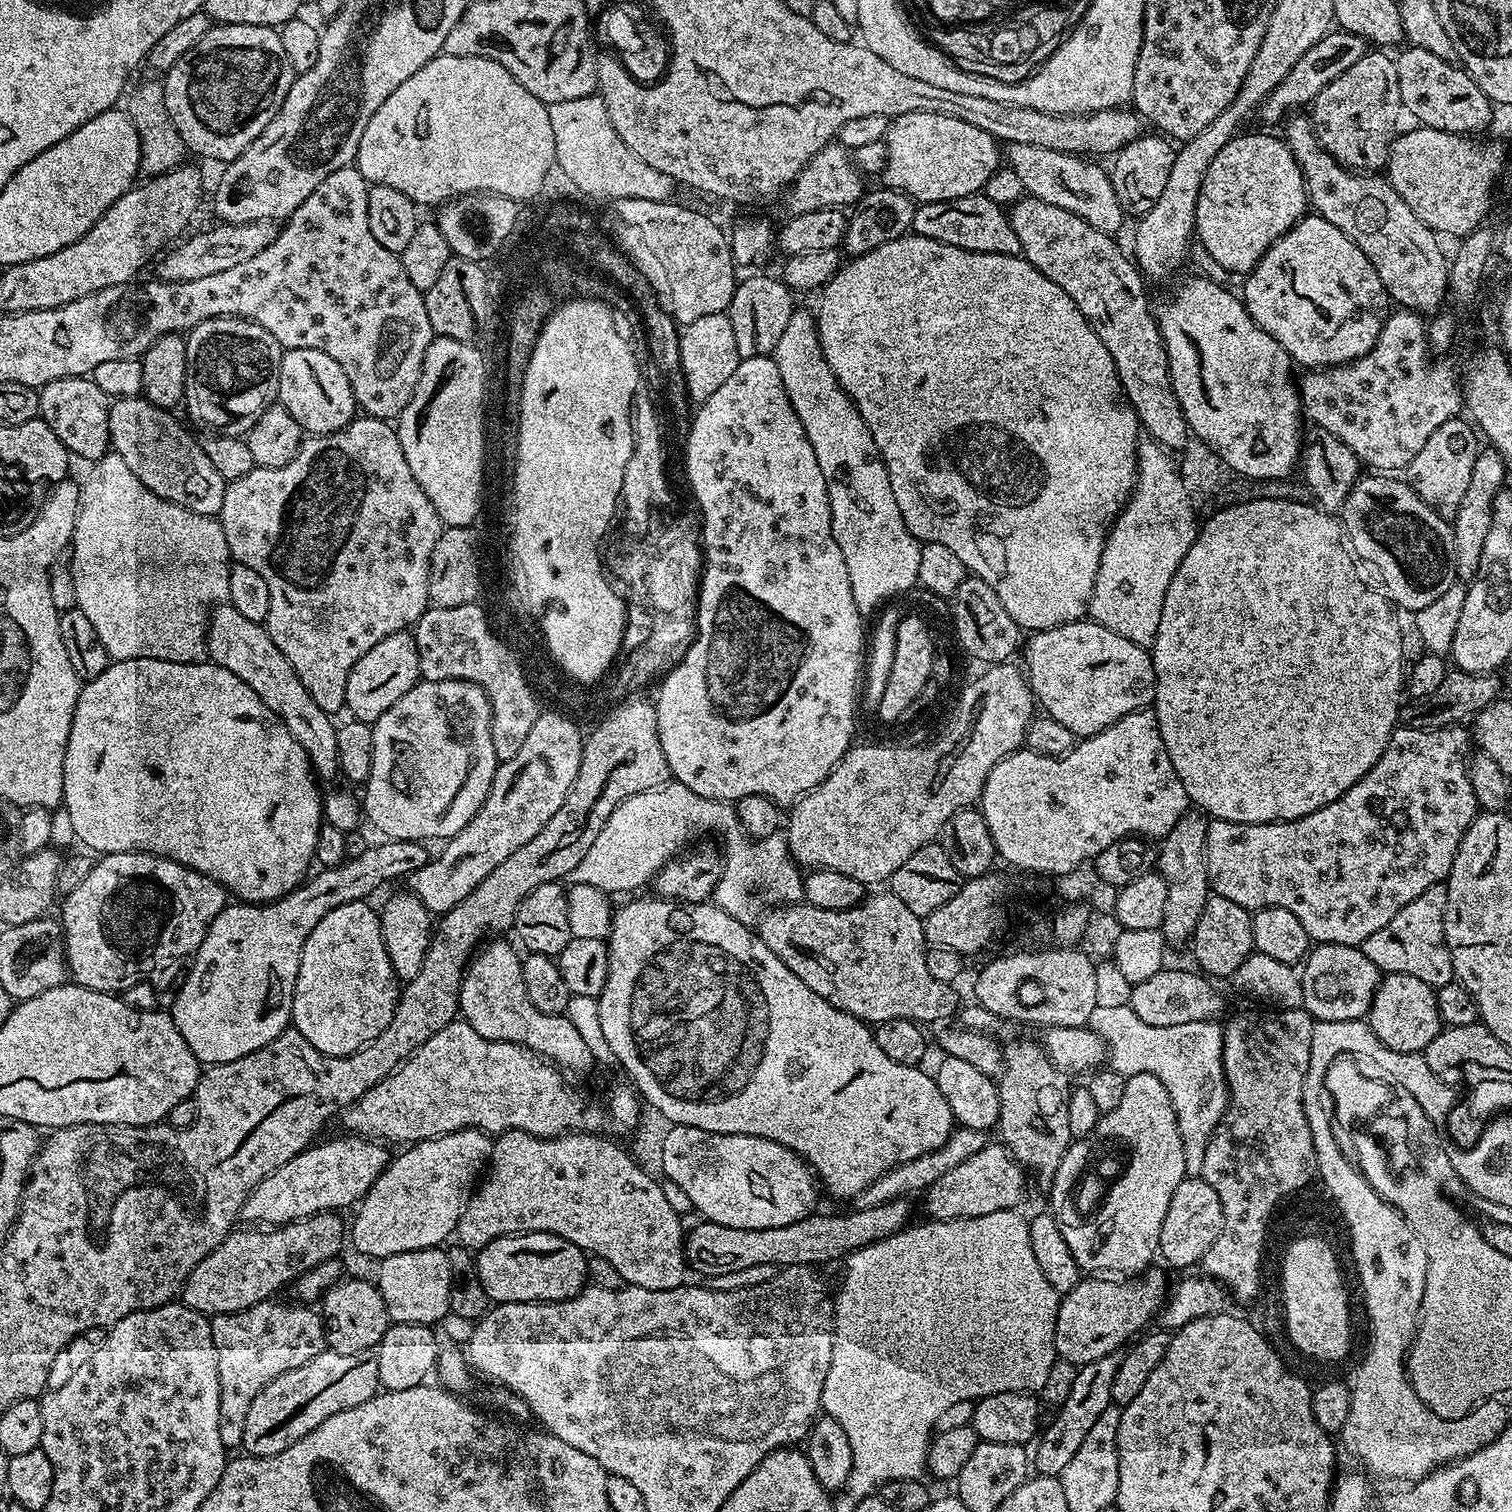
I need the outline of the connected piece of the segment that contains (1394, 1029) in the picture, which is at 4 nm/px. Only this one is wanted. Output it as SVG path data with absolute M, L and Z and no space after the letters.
M1387 973L1374 994L1374 1002L1366 1017L1366 1023L1379 1040L1390 1046L1392 1052L1423 1053L1424 1048L1434 1042L1442 1029L1436 989L1419 978L1410 978L1410 974Z

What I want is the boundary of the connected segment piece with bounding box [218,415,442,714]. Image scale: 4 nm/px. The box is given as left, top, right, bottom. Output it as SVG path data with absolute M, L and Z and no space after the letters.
M365 415L357 418L342 430L331 432L325 436L309 435L301 444L298 454L286 462L286 466L277 468L255 467L237 480L227 481L222 498L222 510L218 517L222 530L226 534L227 551L231 559L238 564L250 566L250 570L258 570L266 587L270 590L270 614L266 627L274 646L286 654L286 662L298 674L302 686L310 690L310 698L322 706L330 714L336 714L339 708L345 707L346 682L350 678L350 670L354 670L354 662L366 654L382 638L390 638L390 634L411 629L420 621L420 615L430 607L428 599L428 571L432 561L432 551L442 531L440 515L434 510L434 502L426 498L426 490L418 486L418 478L410 474L410 465L406 463L406 454L402 454L402 442L398 442L395 427L389 421L378 420L374 416Z

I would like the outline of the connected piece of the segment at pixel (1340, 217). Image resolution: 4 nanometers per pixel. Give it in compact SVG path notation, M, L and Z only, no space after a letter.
M1293 115L1287 124L1288 129L1282 132L1282 136L1288 141L1290 150L1302 170L1304 187L1308 190L1308 199L1315 215L1338 226L1338 230L1342 230L1342 234L1346 234L1346 238L1350 238L1354 246L1358 246L1358 250L1362 250L1362 254L1370 258L1370 266L1378 270L1378 278L1382 278L1382 286L1393 305L1421 314L1439 313L1436 311L1446 303L1446 297L1449 295L1450 265L1449 257L1444 257L1444 252L1440 249L1441 237L1433 232L1430 226L1426 226L1426 222L1422 222L1422 218L1418 218L1418 214L1414 214L1414 210L1410 210L1406 202L1402 202L1402 194L1398 194L1398 190L1394 190L1392 183L1383 175L1353 172L1351 168L1341 166L1318 142L1316 131L1312 129L1307 115Z

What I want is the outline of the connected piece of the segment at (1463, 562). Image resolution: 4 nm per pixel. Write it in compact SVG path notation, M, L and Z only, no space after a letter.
M1488 446L1477 451L1474 470L1470 474L1470 487L1458 505L1458 514L1452 519L1454 534L1454 562L1456 563L1456 578L1460 582L1470 582L1478 574L1478 562L1482 562L1482 546L1486 543L1486 533L1490 530L1490 518L1494 510L1494 498L1505 487L1504 475L1506 469L1504 459L1497 454L1495 448Z

